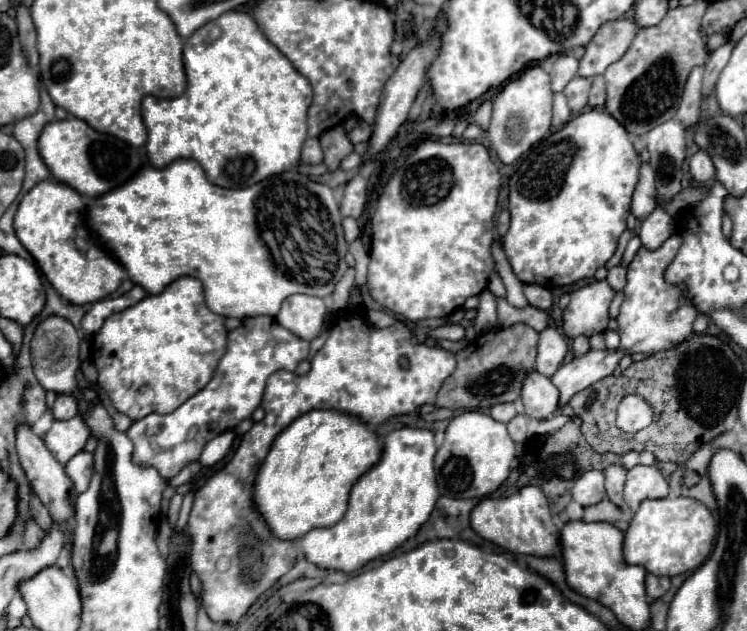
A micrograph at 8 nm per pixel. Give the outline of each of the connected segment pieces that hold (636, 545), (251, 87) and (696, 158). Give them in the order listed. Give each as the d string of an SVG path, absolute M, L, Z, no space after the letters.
M687 497L647 499L635 511L623 541L623 557L629 565L641 565L647 573L675 577L697 569L714 547L718 523L714 515L699 501Z
M233 9L197 29L185 41L183 63L187 89L181 97L143 99L143 123L149 131L147 157L153 167L167 167L167 163L173 163L175 159L195 159L203 171L207 171L211 183L237 189L289 171L299 163L313 91L307 79L291 67L291 61L263 35L249 13Z
M697 151L689 161L689 171L699 183L707 183L715 179L715 165L711 163L711 157L705 151Z

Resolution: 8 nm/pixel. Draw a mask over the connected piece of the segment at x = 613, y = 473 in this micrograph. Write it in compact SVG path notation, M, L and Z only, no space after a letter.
M615 463L609 465L605 469L605 489L607 489L607 497L617 505L623 507L623 485L625 485L625 469Z

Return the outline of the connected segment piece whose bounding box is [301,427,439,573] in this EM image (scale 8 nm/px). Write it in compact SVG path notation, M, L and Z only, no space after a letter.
M403 427L385 435L379 461L363 473L351 489L345 517L333 527L313 529L303 535L301 545L307 561L321 569L351 573L365 563L391 553L403 541L413 537L429 519L439 499L433 469L435 453L437 445L431 429Z

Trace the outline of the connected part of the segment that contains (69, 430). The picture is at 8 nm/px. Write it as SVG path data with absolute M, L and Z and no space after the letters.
M77 413L69 421L53 421L45 435L45 445L55 455L55 459L65 465L73 455L83 451L89 437L91 429L87 427L85 417L83 413Z

